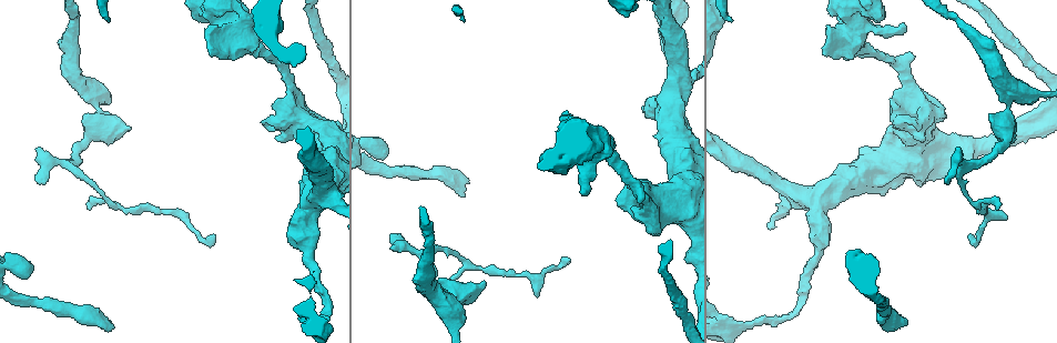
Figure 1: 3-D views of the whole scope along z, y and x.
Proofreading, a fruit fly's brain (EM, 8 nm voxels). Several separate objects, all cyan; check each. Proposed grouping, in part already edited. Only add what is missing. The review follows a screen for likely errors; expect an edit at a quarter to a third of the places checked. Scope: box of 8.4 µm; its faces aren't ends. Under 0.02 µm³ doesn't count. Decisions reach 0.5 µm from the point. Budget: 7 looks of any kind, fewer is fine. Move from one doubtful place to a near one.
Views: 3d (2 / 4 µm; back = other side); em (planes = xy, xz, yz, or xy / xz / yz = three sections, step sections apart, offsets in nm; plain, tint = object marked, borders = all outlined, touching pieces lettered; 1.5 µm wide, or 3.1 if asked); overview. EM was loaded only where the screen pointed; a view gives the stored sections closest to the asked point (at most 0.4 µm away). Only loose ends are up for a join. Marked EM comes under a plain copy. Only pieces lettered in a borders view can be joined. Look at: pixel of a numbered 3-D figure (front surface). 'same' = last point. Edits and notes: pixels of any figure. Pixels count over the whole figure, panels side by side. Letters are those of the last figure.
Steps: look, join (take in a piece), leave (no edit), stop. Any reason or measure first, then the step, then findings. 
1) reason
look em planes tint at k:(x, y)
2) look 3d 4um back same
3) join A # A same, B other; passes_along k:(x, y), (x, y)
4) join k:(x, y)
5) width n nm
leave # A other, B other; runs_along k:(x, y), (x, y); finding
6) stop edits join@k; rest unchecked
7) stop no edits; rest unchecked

branch stops here
look em planes tint at 1:(904, 24)

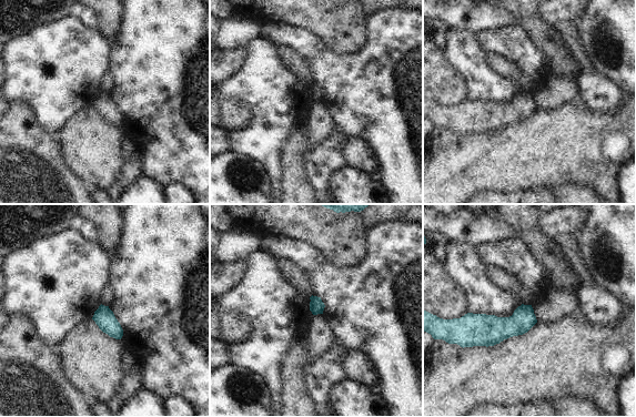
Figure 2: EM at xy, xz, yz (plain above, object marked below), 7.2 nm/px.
look em planes borders same

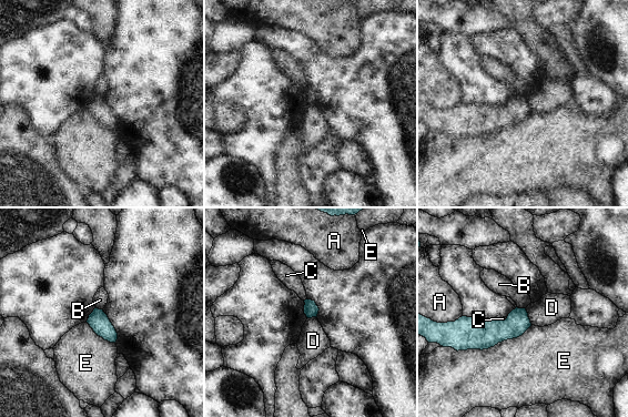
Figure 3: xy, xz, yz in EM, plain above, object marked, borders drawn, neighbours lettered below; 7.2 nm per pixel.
leave # A other, B other, C other, D other, E other; border 3:(525, 308), (532, 324); none of them fits

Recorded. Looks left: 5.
thin end
look em planes borders at 1:(969, 236)

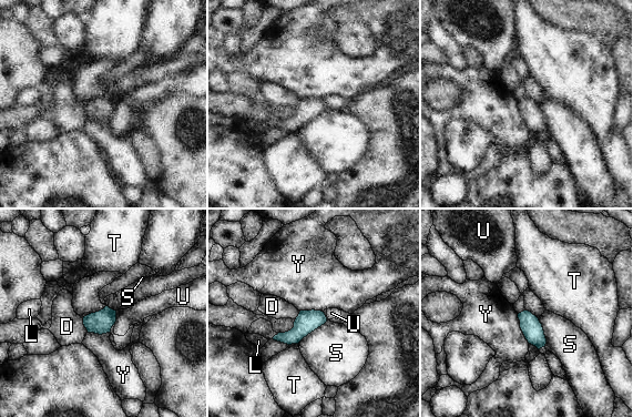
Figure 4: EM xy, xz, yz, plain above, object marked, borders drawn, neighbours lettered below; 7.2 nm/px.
width 150 nm
leave # D other, L other, S other, T other, U other, Y other; none of them fits

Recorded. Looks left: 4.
long arm stops here
look 3d 4um back at 1:(463, 193)

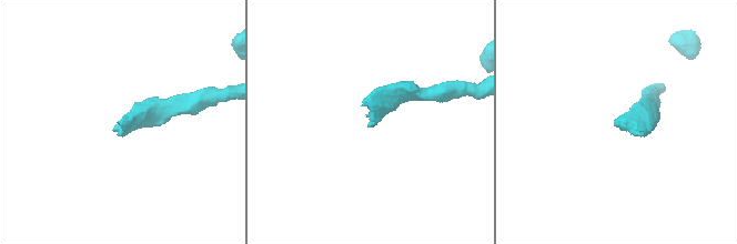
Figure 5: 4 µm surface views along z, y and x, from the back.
look em planes borders at 5:(367, 124)

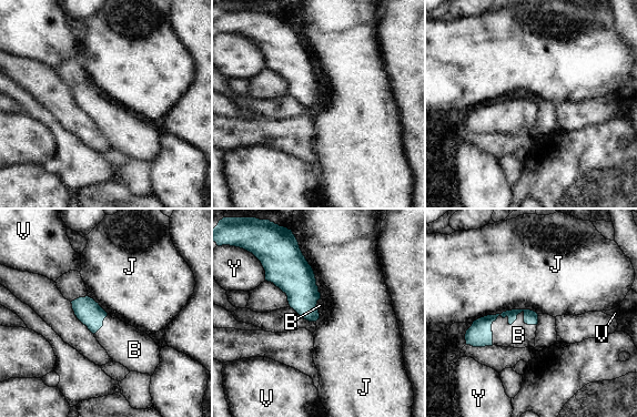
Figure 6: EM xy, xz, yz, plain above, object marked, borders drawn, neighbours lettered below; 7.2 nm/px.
longest_contact J 480 nm
join B # B same, J other, V other, Y other; passes_along 6:(479, 334), (508, 321), (518, 335); the cell continues

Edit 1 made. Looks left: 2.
stop edits join@6; rest unchecked

